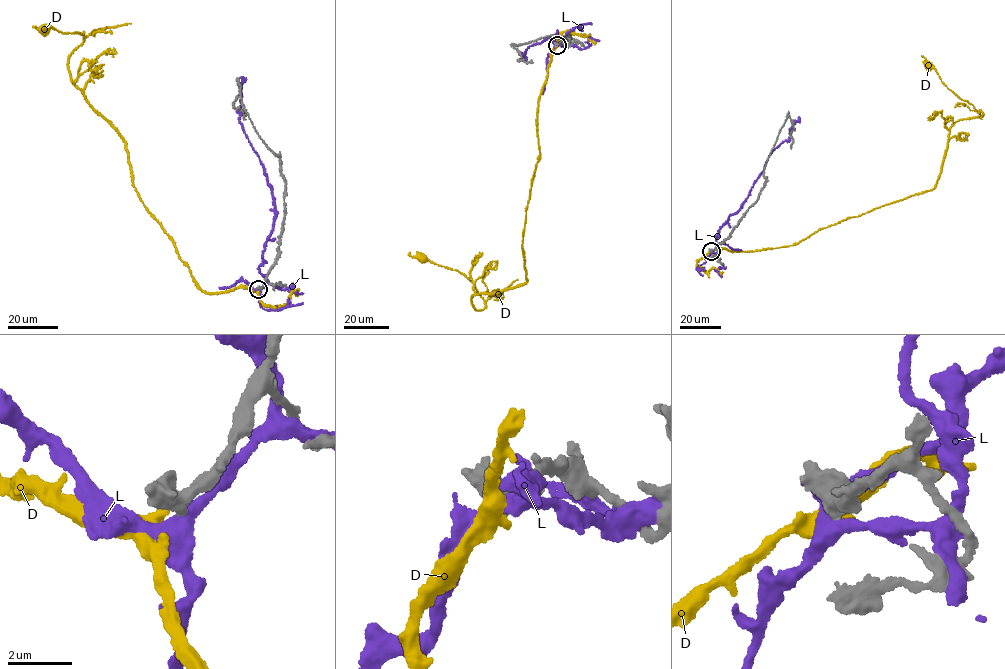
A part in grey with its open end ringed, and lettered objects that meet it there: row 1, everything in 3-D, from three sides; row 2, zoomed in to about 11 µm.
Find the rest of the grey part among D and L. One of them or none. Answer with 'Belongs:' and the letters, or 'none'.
Belongs: D

